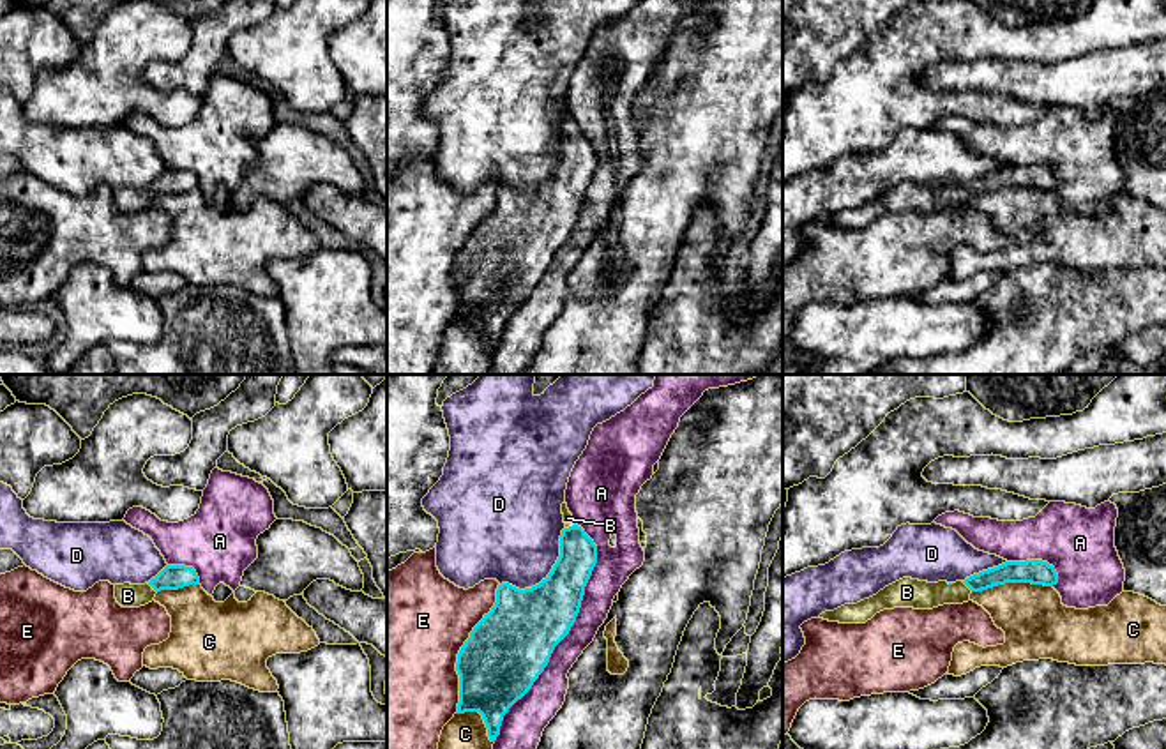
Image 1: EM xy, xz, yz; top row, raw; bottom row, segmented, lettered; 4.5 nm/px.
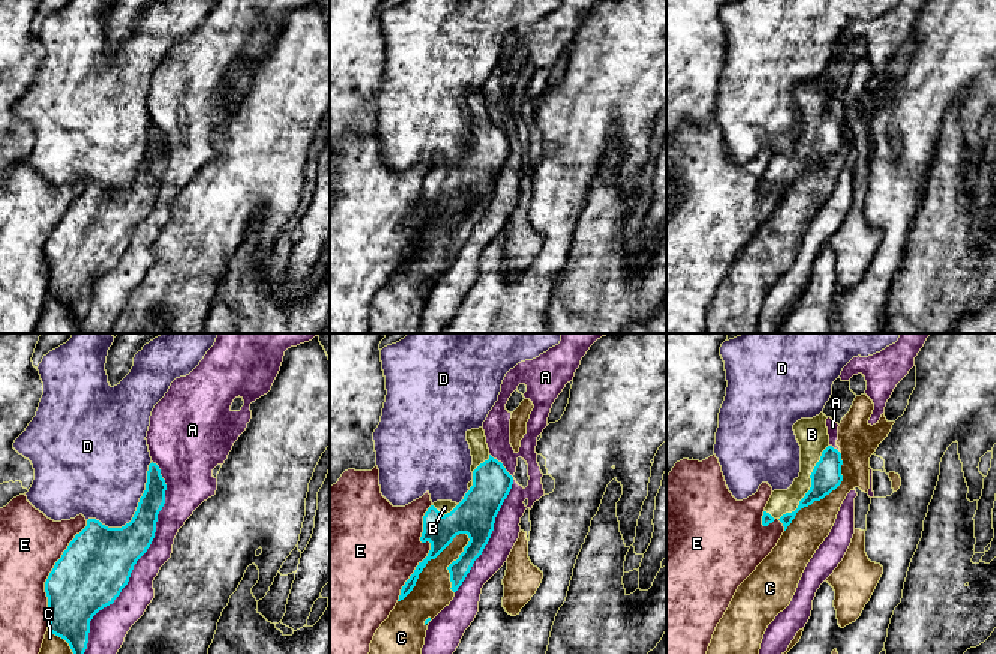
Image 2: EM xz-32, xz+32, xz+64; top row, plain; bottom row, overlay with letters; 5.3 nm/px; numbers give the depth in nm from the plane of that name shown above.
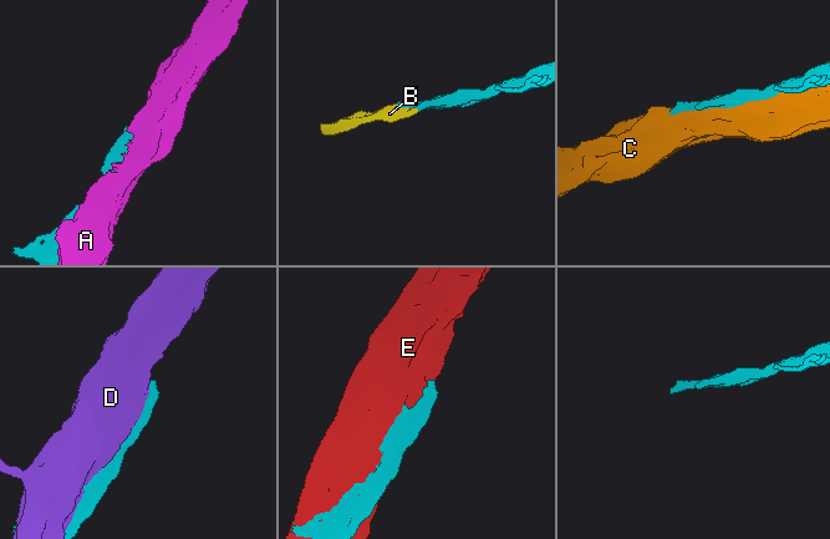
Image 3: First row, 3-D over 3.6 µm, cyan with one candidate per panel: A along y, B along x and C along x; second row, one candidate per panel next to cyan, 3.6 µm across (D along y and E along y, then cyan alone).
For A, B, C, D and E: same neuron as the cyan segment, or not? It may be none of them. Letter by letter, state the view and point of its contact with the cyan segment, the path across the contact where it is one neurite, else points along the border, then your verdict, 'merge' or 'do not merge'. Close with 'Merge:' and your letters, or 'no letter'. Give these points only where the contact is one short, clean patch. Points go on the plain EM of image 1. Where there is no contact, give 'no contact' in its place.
A: contact xz (567, 237); do not merge
B: contact xz (569, 131); merge
C: contact yz (1011, 186); do not merge
D: contact xz (548, 179); do not merge
E: contact xz (461, 253); do not merge
Merge: B

